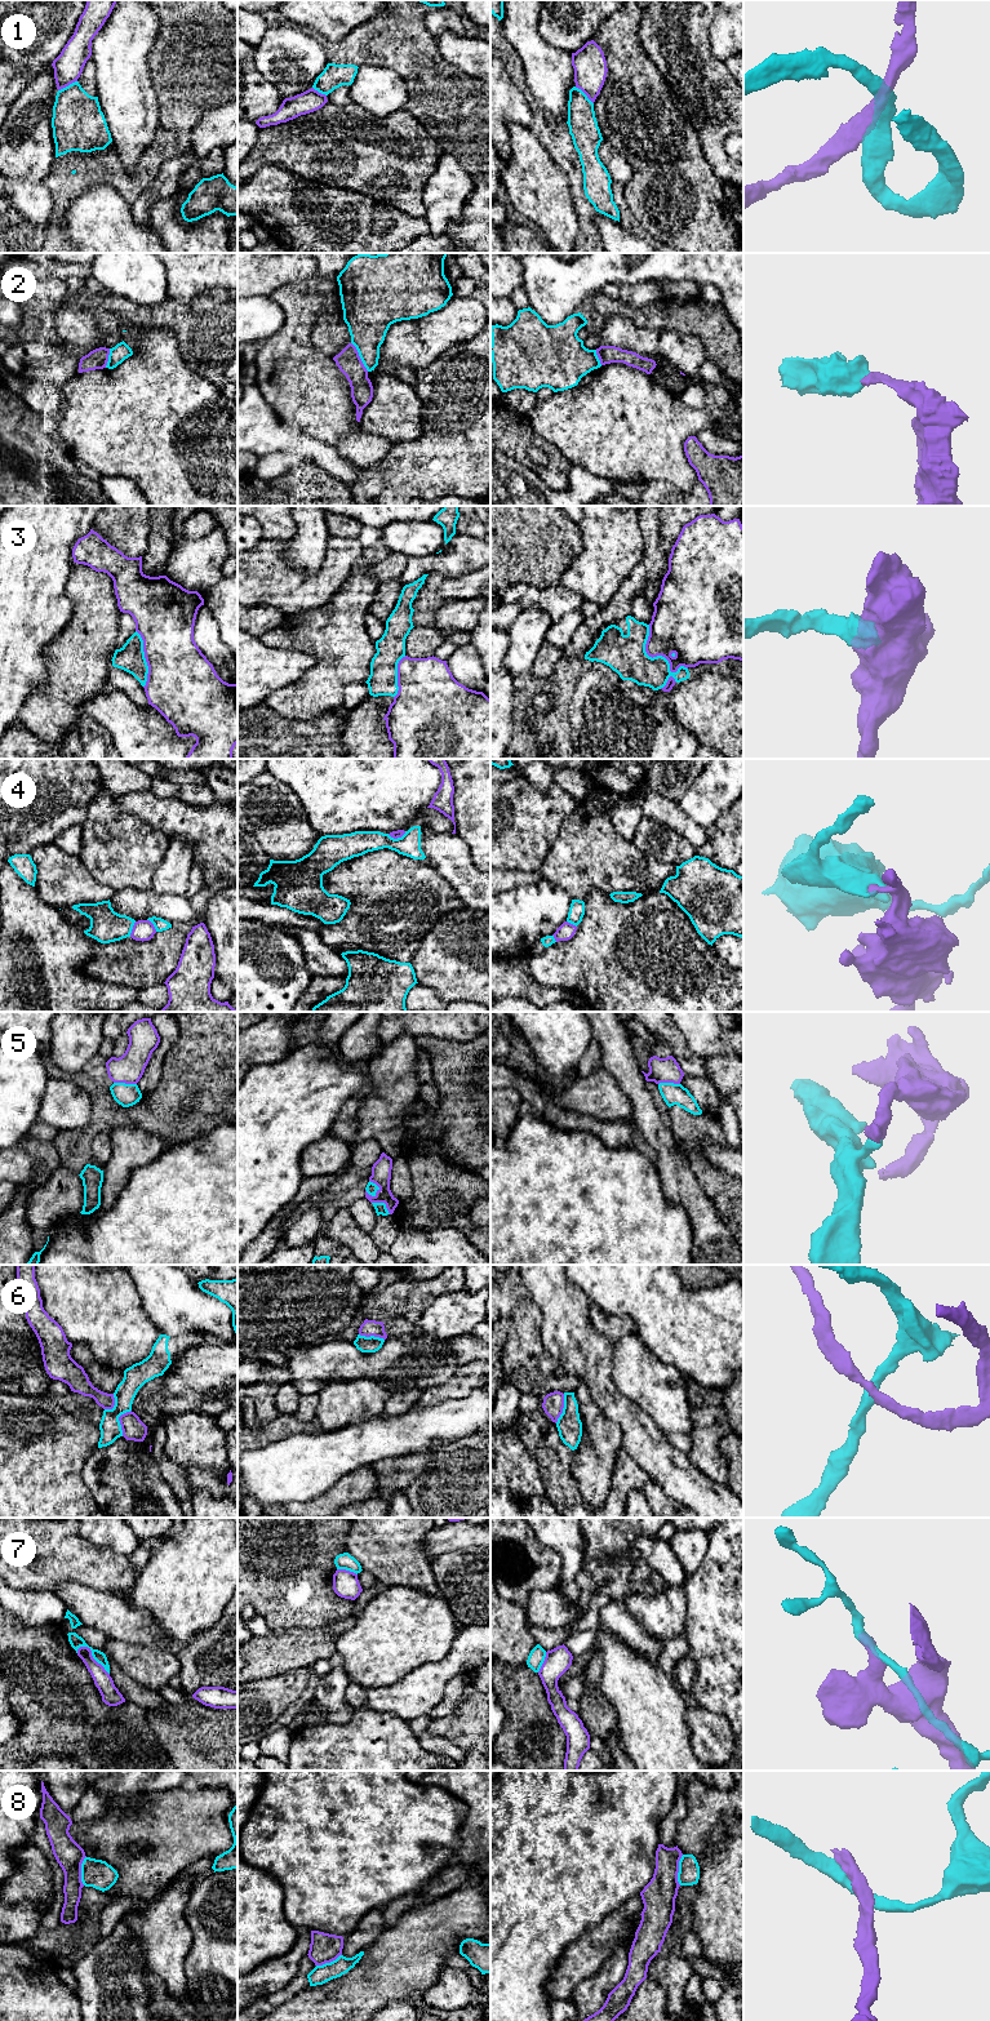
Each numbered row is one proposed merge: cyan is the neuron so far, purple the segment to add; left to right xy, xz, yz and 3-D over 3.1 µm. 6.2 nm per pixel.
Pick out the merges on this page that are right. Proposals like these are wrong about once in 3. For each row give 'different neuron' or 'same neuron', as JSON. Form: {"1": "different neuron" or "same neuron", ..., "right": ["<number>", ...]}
{"1": "same neuron", "2": "different neuron", "3": "different neuron", "4": "different neuron", "5": "different neuron", "6": "different neuron", "7": "different neuron", "8": "different neuron", "right": ["1"]}

